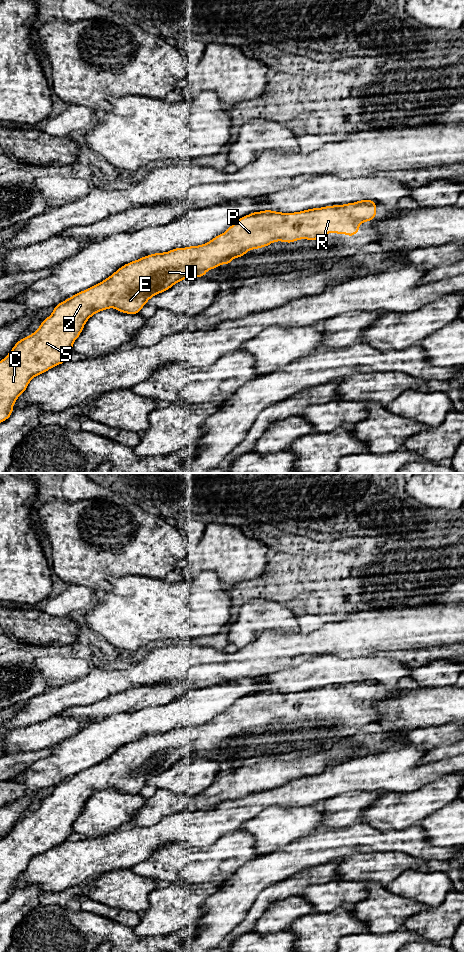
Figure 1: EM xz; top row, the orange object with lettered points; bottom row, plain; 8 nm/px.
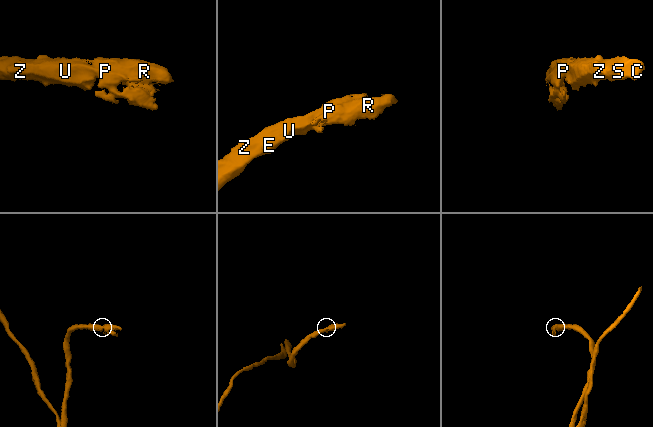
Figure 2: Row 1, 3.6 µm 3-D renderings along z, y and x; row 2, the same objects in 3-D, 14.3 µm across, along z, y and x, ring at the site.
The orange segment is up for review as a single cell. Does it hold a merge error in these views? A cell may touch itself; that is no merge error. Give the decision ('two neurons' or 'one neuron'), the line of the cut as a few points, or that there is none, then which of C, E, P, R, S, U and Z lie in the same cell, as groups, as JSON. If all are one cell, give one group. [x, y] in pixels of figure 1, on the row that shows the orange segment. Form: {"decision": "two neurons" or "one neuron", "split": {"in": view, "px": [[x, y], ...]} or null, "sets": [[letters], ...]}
{"decision": "one neuron", "split": null, "sets": [["C", "E", "P", "R", "S", "U", "Z"]]}

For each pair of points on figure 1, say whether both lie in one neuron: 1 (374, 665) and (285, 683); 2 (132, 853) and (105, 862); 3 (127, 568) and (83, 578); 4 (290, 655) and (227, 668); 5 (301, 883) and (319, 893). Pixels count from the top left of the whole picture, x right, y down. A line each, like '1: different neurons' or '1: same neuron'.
1: same neuron
2: same neuron
3: same neuron
4: same neuron
5: different neurons

